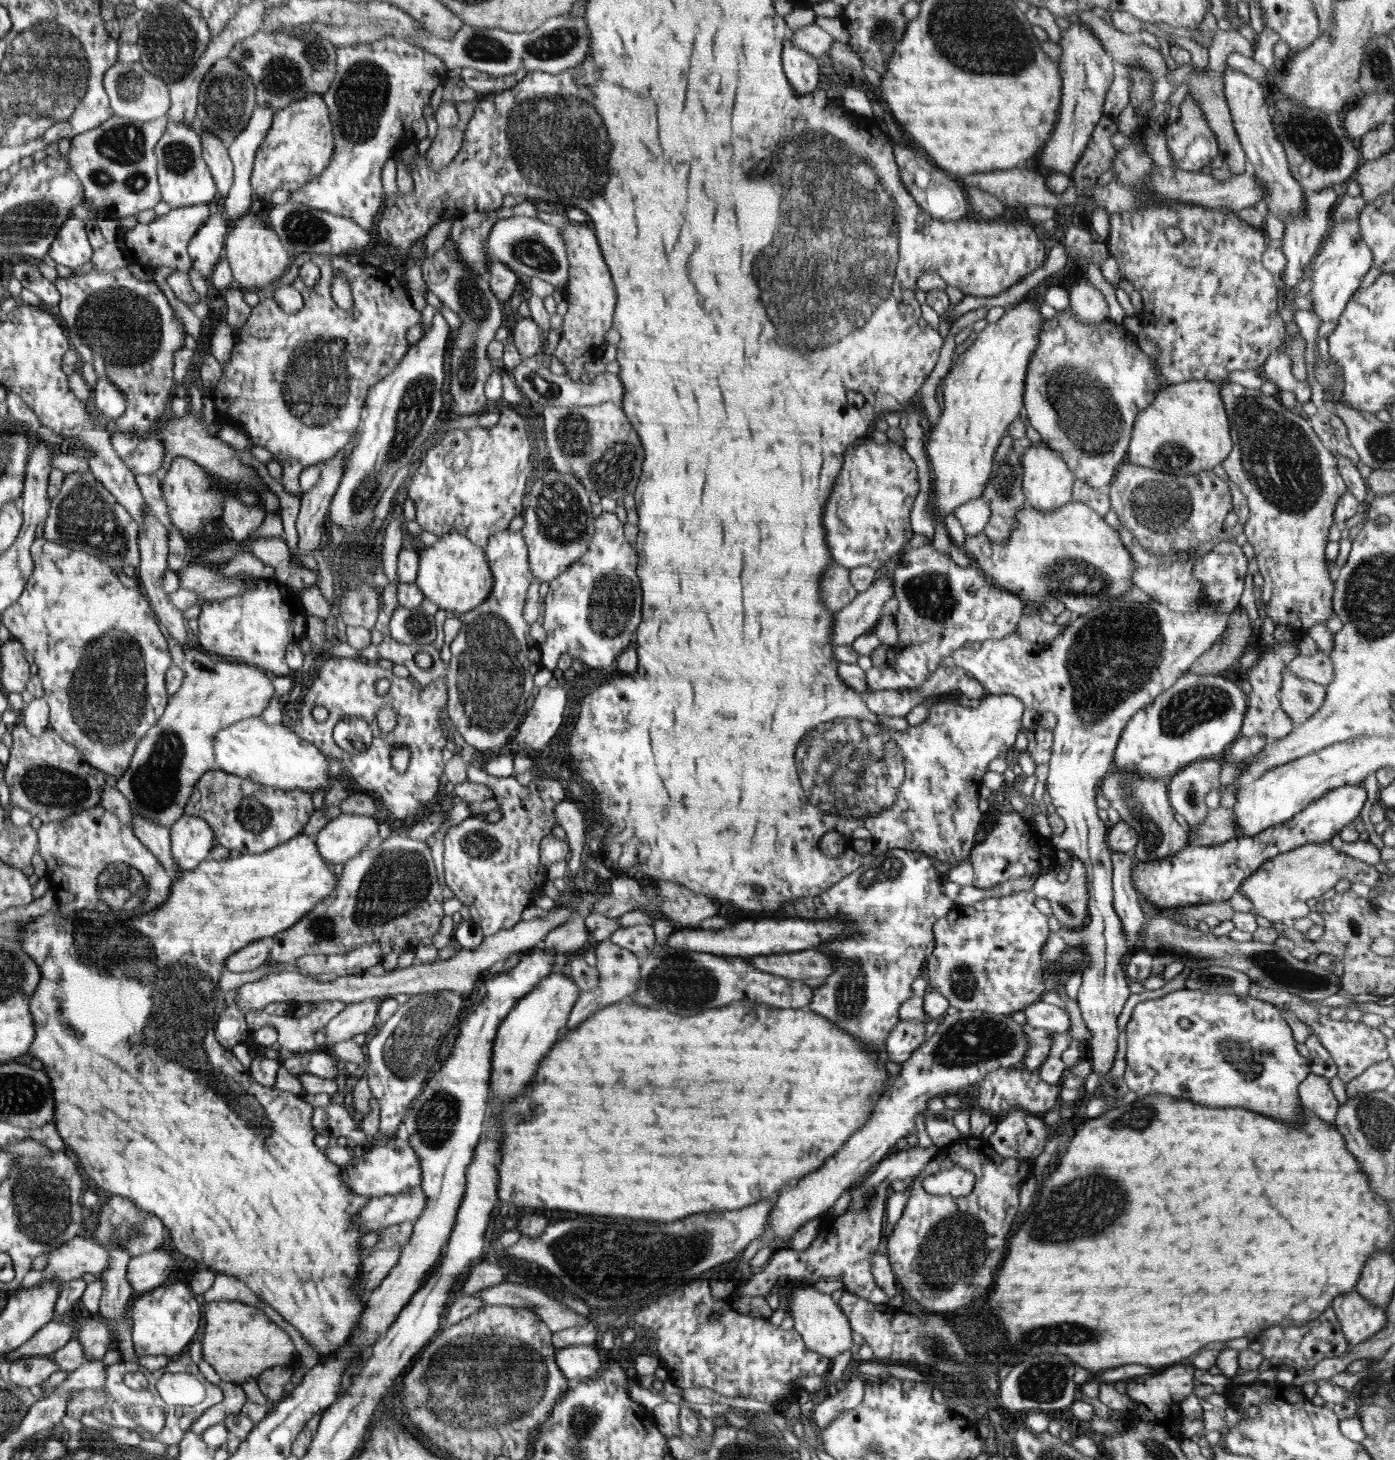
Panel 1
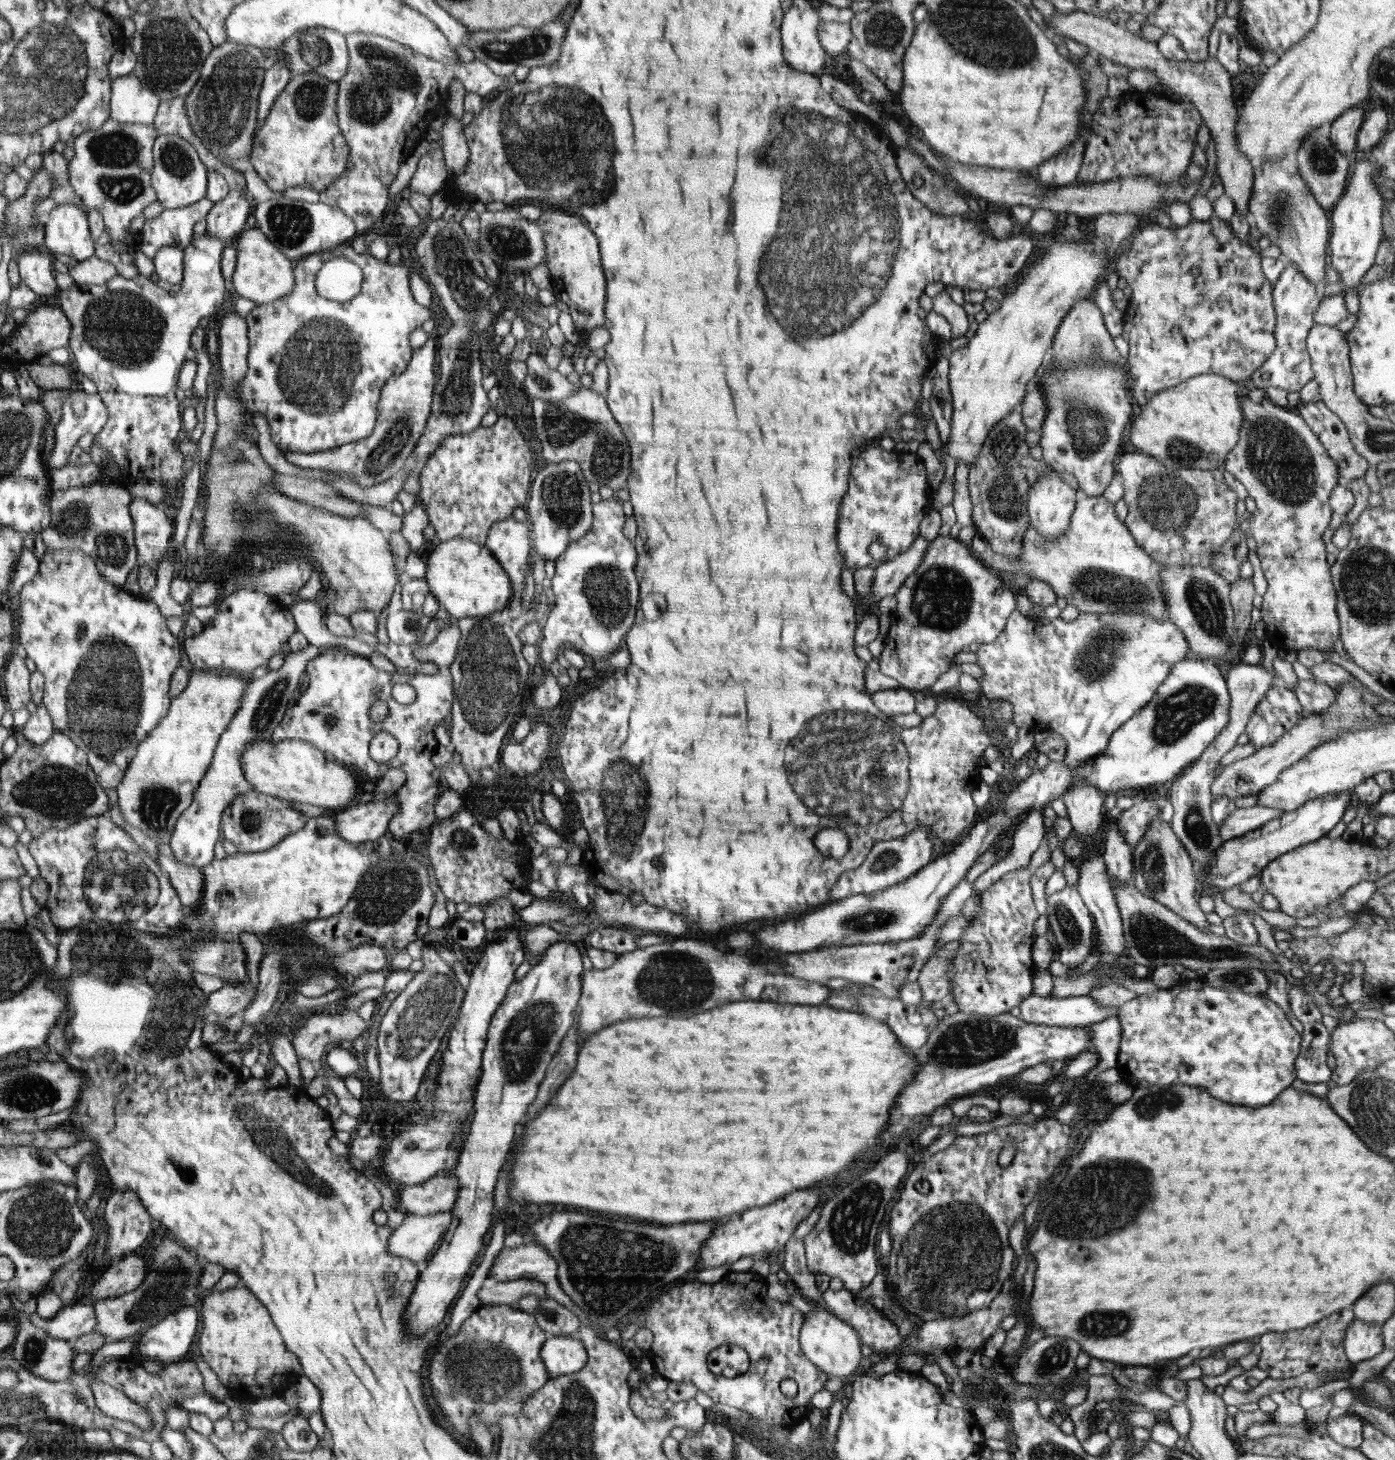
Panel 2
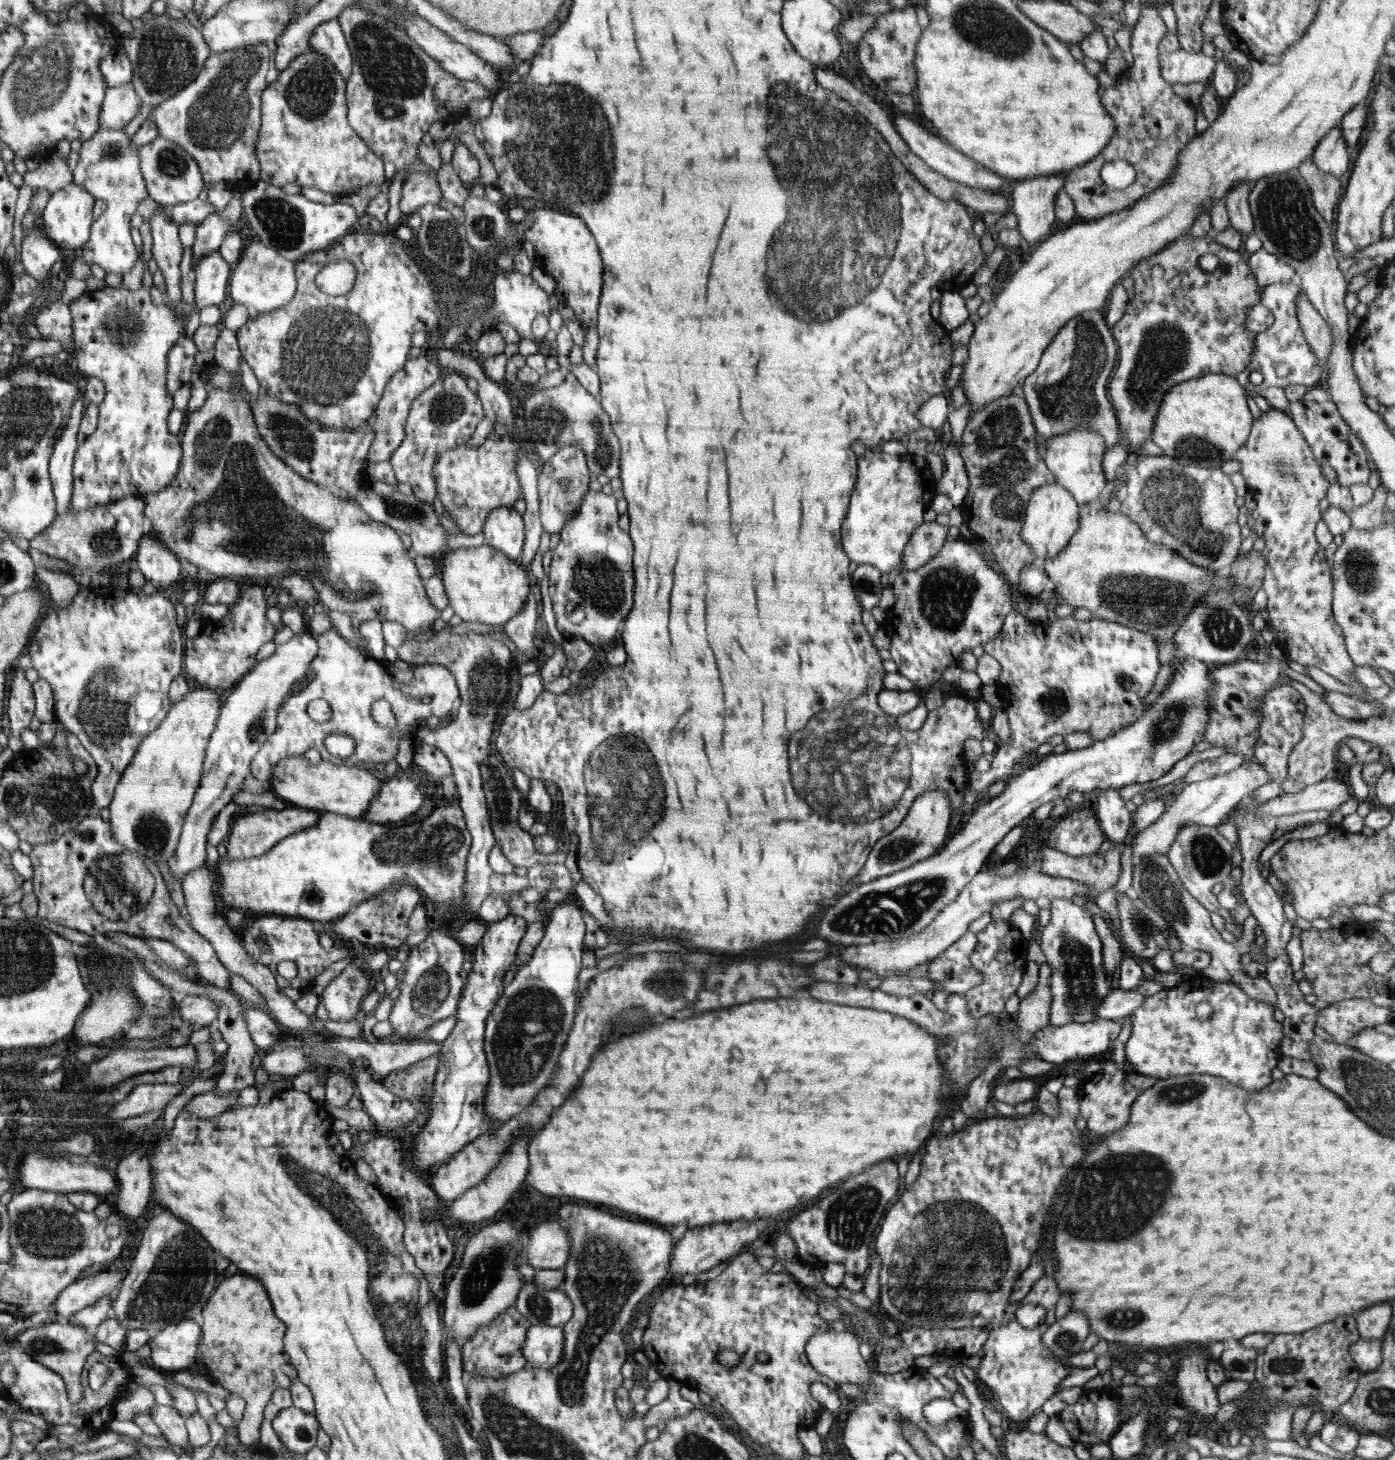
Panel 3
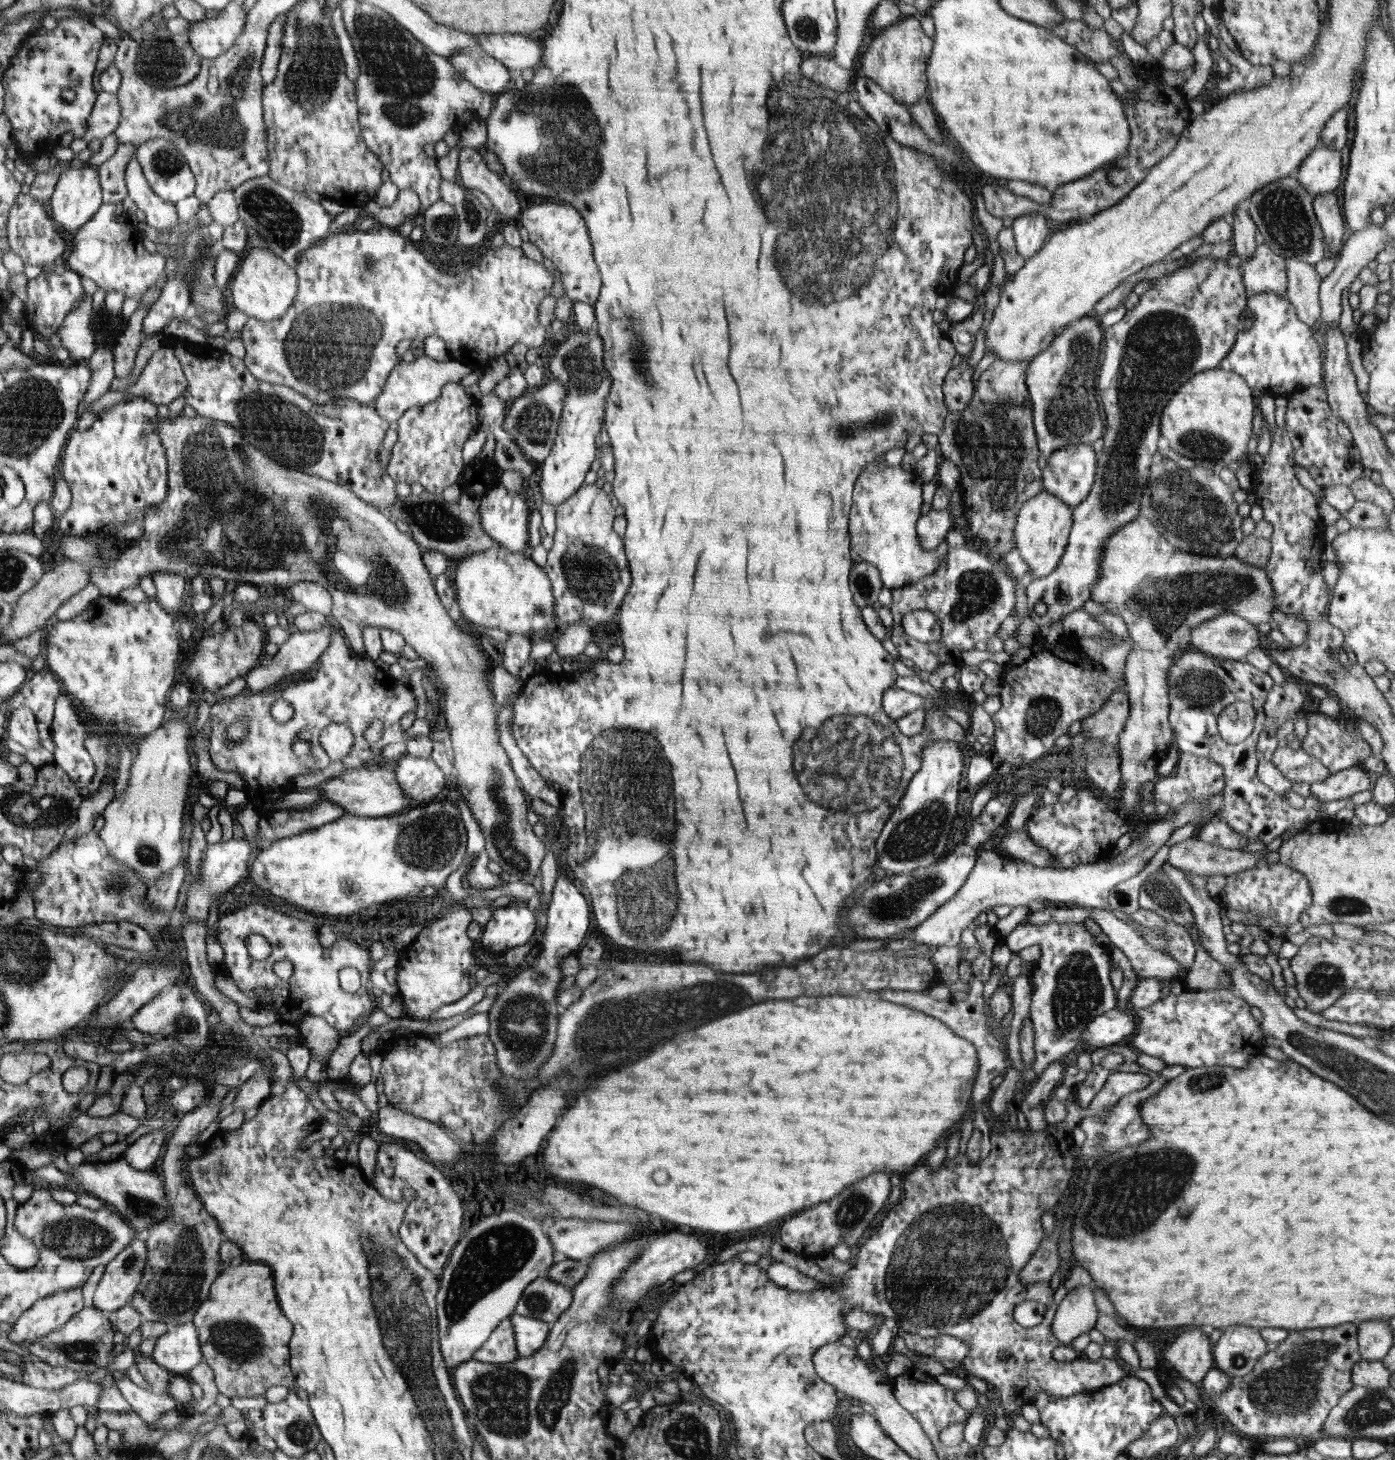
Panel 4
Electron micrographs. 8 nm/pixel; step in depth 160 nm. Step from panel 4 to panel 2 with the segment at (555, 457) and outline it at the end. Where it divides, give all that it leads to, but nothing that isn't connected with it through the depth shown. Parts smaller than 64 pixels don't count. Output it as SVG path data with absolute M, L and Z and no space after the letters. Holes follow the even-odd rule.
M578 461L549 463L542 468L532 483L527 514L531 524L531 542L539 557L556 560L567 550L568 543L592 530L592 506L588 481Z

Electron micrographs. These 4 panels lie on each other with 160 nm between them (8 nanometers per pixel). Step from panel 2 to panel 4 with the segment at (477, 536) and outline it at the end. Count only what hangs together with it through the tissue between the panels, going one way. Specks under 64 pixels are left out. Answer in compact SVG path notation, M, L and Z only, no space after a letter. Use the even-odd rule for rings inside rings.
M474 459L465 464L463 474L460 476L460 483L466 489L464 493L482 499L496 483L500 483L501 475L496 473L494 460L482 462Z

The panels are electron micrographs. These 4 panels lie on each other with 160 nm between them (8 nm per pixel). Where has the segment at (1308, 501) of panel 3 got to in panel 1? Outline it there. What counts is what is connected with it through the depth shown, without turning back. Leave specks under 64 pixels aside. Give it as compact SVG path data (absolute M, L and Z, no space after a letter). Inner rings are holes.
M1223 382L1219 387L1233 442L1231 453L1221 465L1248 501L1250 511L1243 524L1244 534L1254 549L1259 573L1264 578L1263 608L1276 625L1290 627L1295 635L1291 644L1299 649L1302 635L1308 635L1313 626L1326 622L1333 613L1334 584L1326 569L1324 549L1329 542L1327 538L1336 503L1347 491L1347 486L1340 476L1336 456L1322 444L1309 419L1300 417L1296 411L1280 403L1276 396L1263 394L1260 389L1252 390L1230 382Z

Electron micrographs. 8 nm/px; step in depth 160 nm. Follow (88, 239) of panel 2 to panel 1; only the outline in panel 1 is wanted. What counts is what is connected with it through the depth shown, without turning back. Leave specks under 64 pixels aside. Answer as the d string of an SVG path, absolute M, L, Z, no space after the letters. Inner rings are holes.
M68 217L55 236L49 252L50 258L62 266L77 271L92 260L92 248L88 244L87 227L81 219Z

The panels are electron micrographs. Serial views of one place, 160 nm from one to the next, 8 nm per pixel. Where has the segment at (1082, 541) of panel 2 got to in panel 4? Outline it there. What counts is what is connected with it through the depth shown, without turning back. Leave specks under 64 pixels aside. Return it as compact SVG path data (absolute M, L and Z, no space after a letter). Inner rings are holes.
M1139 514L1126 527L1112 534L1105 544L1099 582L1093 588L1090 599L1106 606L1109 613L1122 616L1127 632L1133 640L1132 650L1127 655L1125 670L1125 682L1129 691L1129 717L1124 730L1118 735L1116 744L1122 756L1122 764L1119 764L1119 768L1124 782L1120 792L1119 811L1129 823L1135 824L1136 828L1142 828L1146 825L1141 822L1142 810L1138 802L1138 788L1141 788L1145 781L1150 781L1157 776L1156 767L1160 760L1166 757L1174 741L1168 720L1170 703L1167 680L1168 671L1173 665L1175 656L1190 650L1193 628L1227 611L1257 626L1262 622L1268 622L1272 618L1272 610L1277 608L1275 590L1265 567L1255 567L1245 563L1235 554L1224 558L1181 551L1158 533L1154 524L1148 522L1144 515Z

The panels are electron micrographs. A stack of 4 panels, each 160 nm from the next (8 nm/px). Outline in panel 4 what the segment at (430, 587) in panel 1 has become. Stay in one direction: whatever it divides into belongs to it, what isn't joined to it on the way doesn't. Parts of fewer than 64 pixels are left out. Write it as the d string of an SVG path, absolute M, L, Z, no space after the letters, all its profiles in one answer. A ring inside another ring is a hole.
M495 546L460 558L454 586L455 609L463 618L486 628L499 628L509 634L538 638L546 633L546 628L555 618L558 620L550 576L524 552Z

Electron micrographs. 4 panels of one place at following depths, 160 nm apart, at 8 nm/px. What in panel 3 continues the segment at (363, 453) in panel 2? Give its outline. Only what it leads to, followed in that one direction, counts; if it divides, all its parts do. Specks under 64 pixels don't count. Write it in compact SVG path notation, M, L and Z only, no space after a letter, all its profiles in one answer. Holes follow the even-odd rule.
M423 352L417 358L408 359L407 366L402 371L398 371L391 376L387 389L383 393L383 397L374 412L377 419L375 422L375 440L373 440L371 448L369 448L369 455L367 456L369 467L376 462L390 460L392 453L400 446L402 440L404 440L404 423L406 417L409 415L412 402L424 390L433 386L440 378L443 378L442 370L438 370L436 363L428 364L428 360Z

